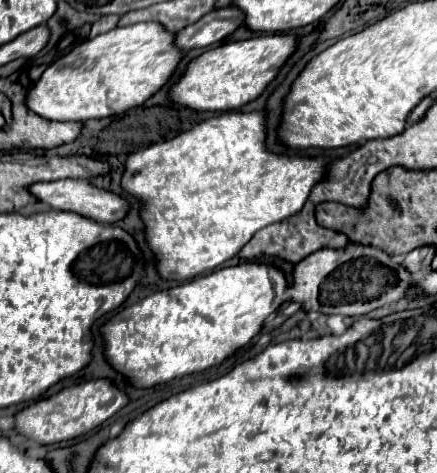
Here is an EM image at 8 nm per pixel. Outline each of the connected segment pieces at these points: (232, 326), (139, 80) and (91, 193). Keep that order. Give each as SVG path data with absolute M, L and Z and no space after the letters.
M245 262L215 270L181 286L155 292L105 322L101 332L107 360L139 388L207 370L249 344L287 296L287 276L275 264Z
M139 22L131 26L121 26L107 34L99 34L95 38L77 42L65 58L53 62L29 90L27 106L29 110L33 110L35 114L47 120L61 120L61 122L85 122L91 118L107 118L107 116L123 114L131 108L141 106L155 92L159 92L177 72L177 66L183 58L185 52L177 48L175 32L167 32L163 24Z
M55 180L55 182L37 182L29 188L41 202L47 202L51 204L55 210L69 210L69 212L77 212L81 216L87 216L87 218L93 218L97 222L103 222L103 224L115 224L119 220L123 220L131 206L129 202L115 194L115 192L109 192L109 190L101 190L97 186L93 186L91 182L87 180Z

